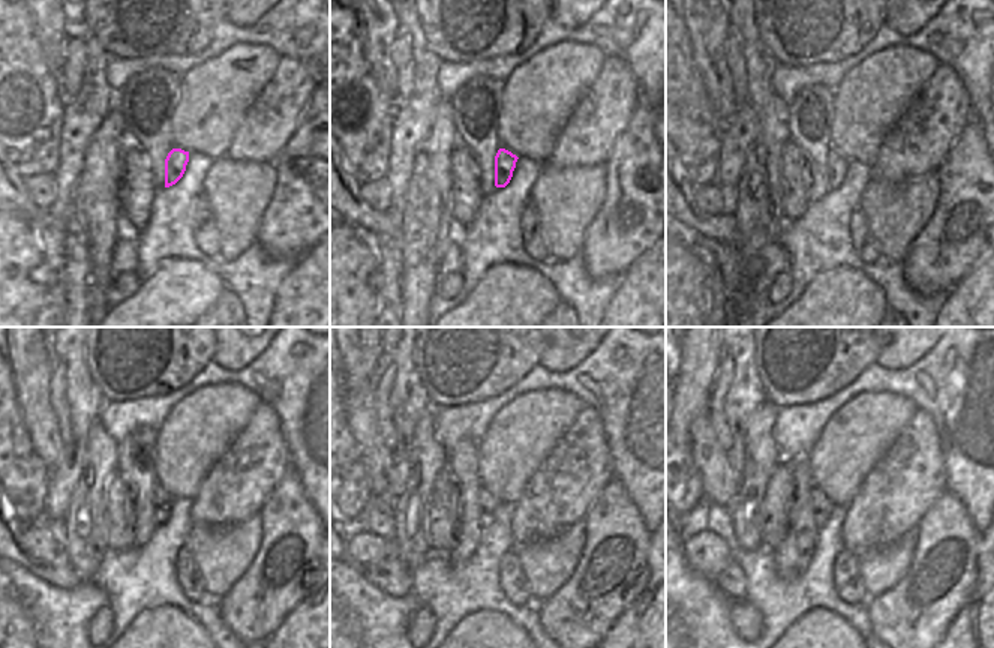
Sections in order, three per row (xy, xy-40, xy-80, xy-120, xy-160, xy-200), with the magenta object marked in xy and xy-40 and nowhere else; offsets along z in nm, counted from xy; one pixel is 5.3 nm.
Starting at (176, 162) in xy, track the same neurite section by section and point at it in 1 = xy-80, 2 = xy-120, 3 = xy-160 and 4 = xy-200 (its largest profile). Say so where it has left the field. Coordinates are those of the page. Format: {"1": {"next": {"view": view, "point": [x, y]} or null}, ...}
{"1": {"next": {"view": "xy-80", "point": [837, 164]}}, "2": {"next": {"view": "xy-120", "point": [162, 501]}}, "3": {"next": {"view": "xy-160", "point": [488, 504]}}, "4": {"next": {"view": "xy-200", "point": [820, 506]}}}

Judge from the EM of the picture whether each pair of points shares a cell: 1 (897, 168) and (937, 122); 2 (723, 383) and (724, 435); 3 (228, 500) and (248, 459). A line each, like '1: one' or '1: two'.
1: one
2: one
3: one

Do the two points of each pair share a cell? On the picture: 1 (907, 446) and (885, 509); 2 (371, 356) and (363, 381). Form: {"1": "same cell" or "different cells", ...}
{"1": "same cell", "2": "same cell"}

